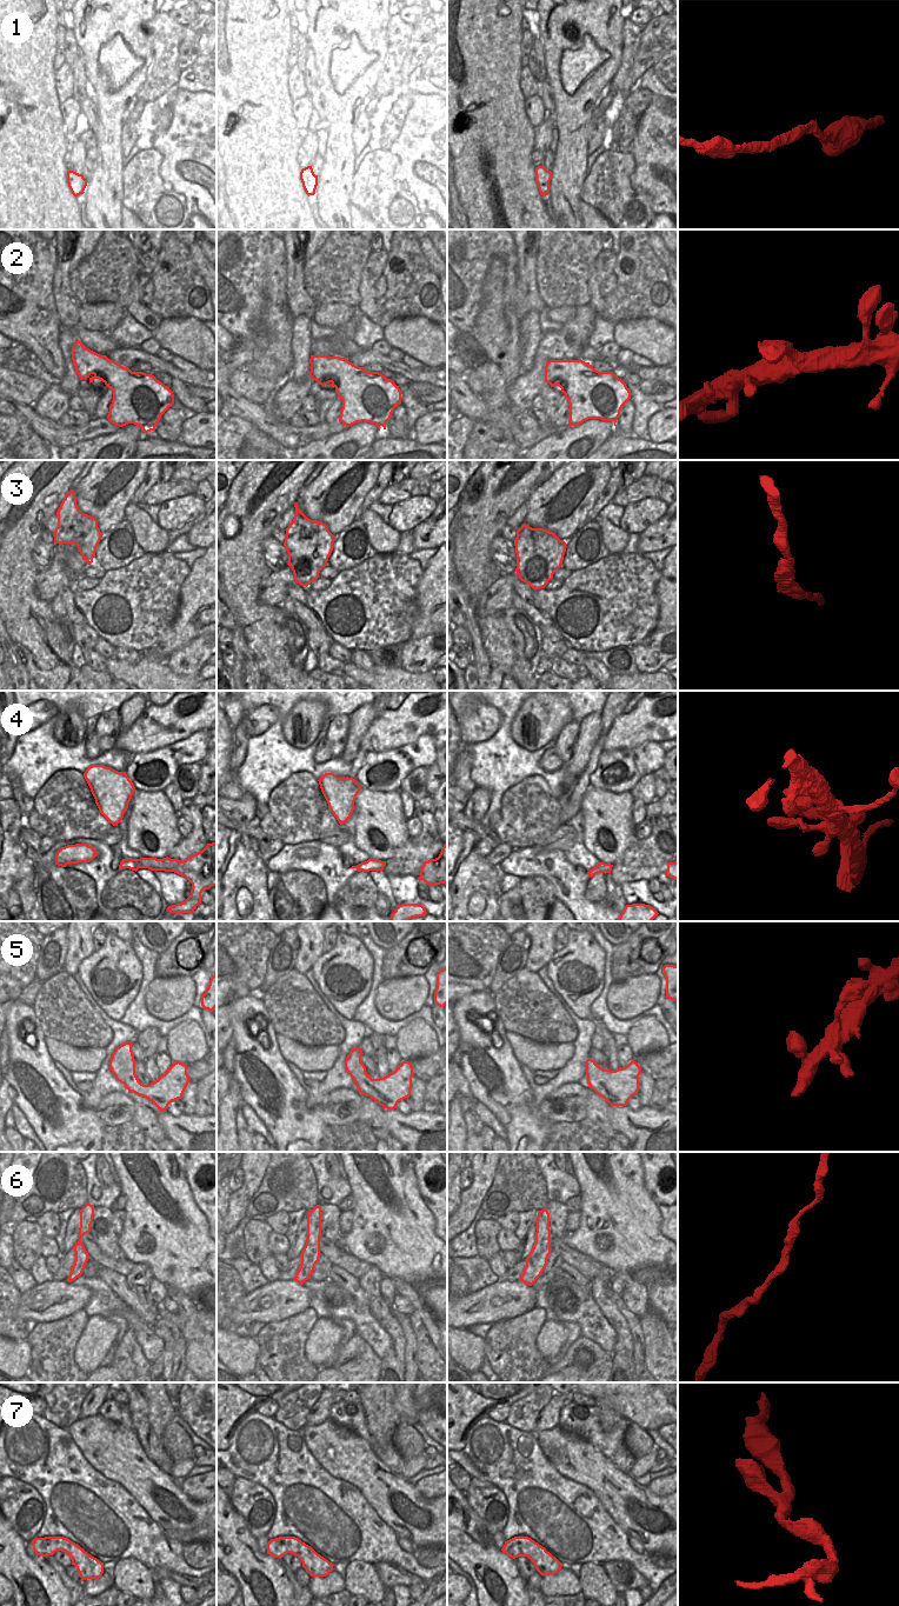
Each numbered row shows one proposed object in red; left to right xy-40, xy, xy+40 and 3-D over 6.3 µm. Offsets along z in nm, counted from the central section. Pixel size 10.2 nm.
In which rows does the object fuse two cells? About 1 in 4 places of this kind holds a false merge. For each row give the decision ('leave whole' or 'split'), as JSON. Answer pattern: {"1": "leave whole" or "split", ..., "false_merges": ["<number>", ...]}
{"1": "leave whole", "2": "leave whole", "3": "leave whole", "4": "leave whole", "5": "leave whole", "6": "leave whole", "7": "leave whole", "false_merges": []}

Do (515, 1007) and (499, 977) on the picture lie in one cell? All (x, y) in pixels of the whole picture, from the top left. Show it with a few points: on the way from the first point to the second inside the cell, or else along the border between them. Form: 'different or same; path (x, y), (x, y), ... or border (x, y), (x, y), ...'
same; path (515, 1000), (514, 992), (506, 984)

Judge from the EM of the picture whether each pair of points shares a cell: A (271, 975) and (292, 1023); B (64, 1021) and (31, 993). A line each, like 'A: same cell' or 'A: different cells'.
A: same cell
B: different cells

